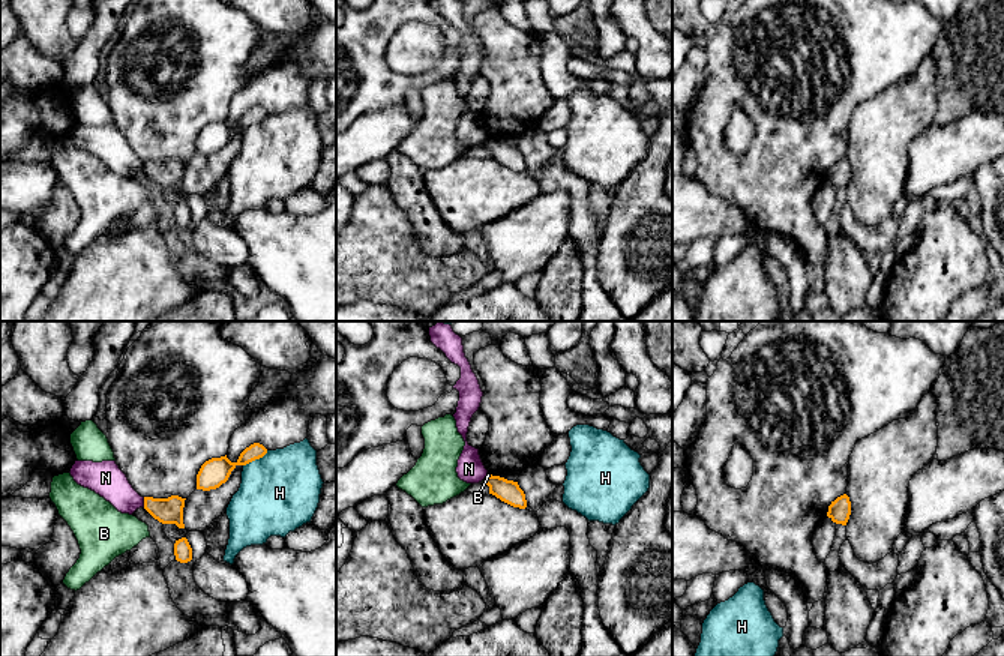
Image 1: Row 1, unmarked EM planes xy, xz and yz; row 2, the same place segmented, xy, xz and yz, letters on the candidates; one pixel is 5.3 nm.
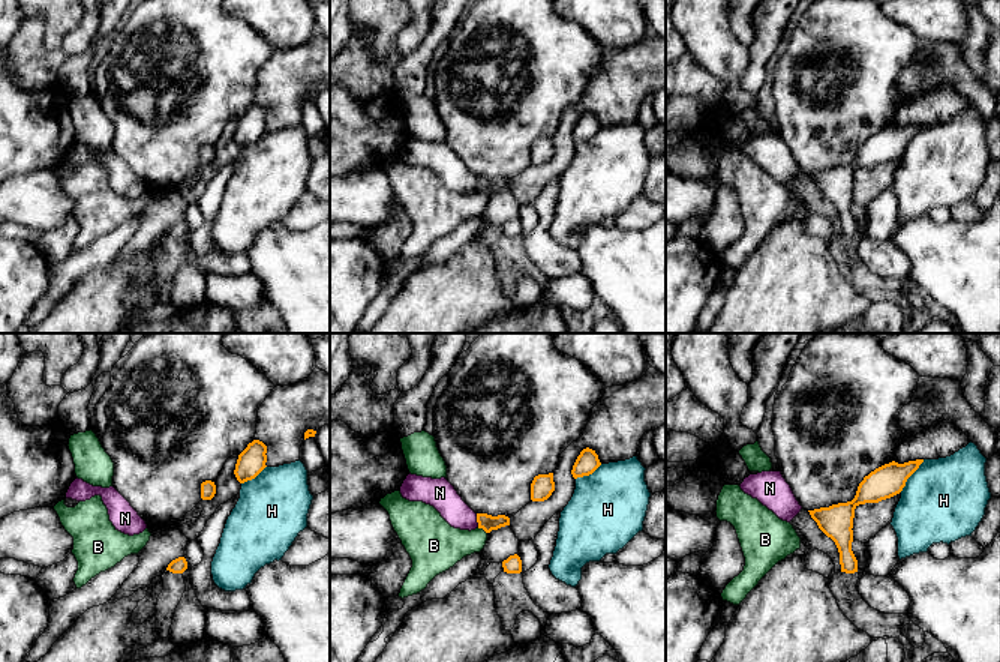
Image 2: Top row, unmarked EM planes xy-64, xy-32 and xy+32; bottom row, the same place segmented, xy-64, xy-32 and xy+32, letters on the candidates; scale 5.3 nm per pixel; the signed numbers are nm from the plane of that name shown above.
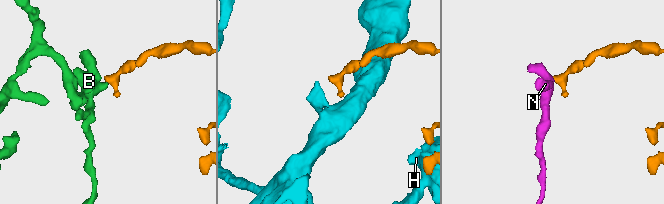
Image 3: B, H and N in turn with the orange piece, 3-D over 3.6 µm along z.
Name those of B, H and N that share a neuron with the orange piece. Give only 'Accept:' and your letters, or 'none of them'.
Accept: none of them

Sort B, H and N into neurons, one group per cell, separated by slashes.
B / H / N

